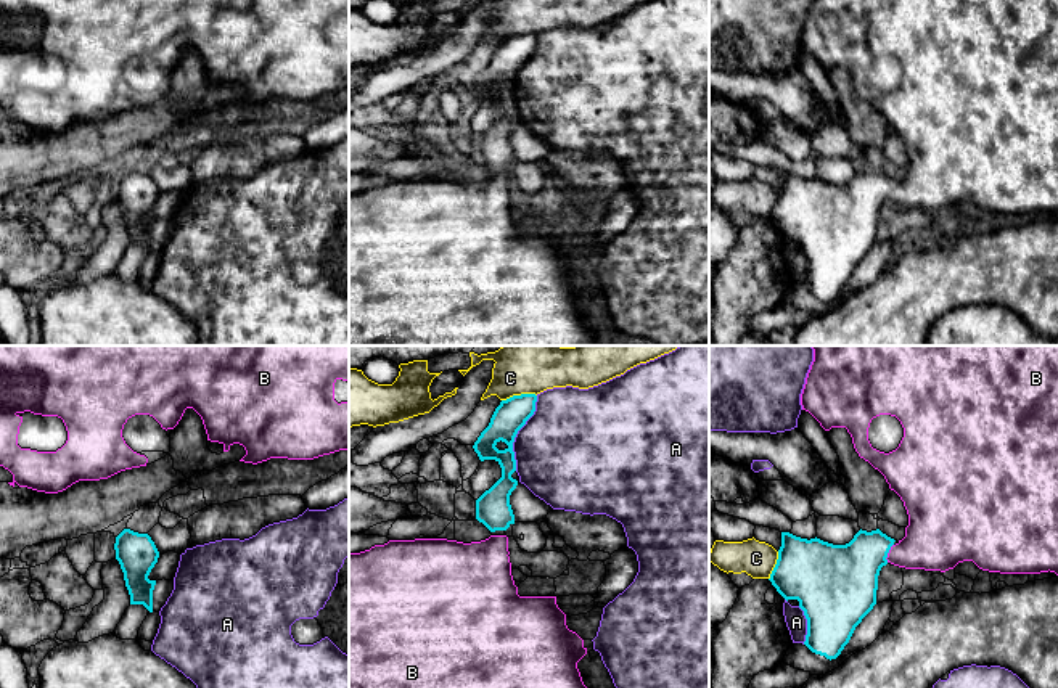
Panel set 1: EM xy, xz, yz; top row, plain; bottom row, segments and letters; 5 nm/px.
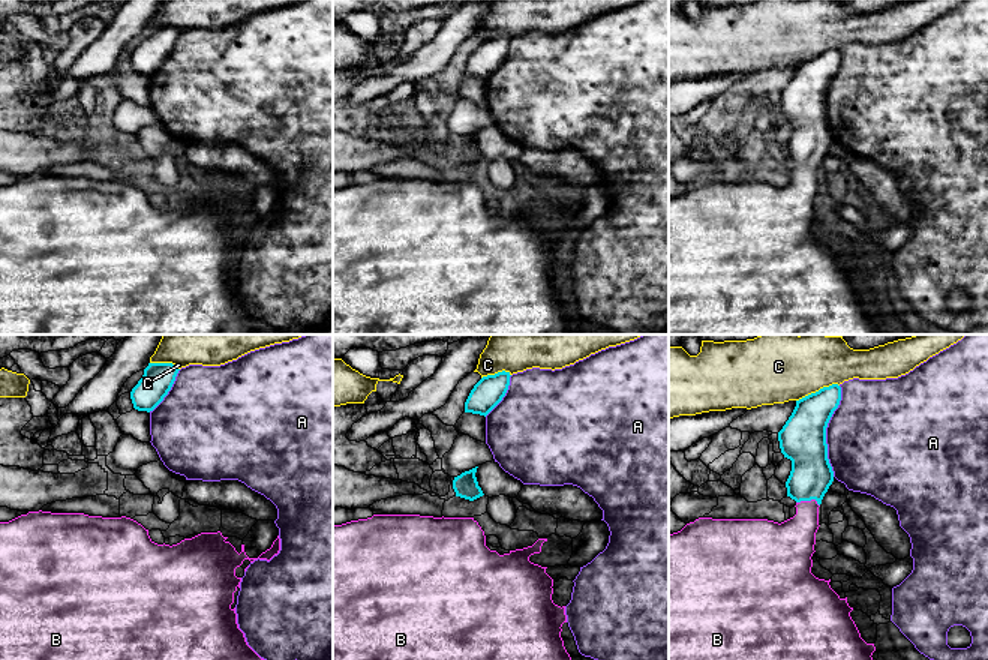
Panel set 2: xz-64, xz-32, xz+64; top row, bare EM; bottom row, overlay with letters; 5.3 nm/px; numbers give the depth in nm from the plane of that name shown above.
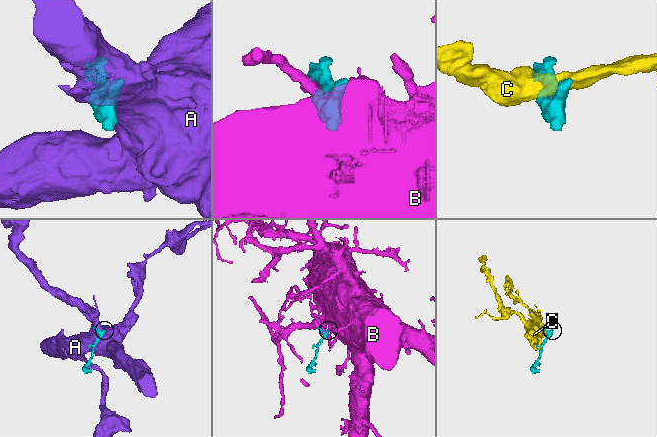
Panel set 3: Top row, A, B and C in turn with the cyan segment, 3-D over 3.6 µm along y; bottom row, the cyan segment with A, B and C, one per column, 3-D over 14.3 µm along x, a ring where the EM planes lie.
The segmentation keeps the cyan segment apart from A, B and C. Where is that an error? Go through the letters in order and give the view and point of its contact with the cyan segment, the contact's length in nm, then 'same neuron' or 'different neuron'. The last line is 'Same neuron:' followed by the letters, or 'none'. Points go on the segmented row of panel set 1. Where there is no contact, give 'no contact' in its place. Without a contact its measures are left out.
A: contact xz (516, 433); length 400 nm; different neuron
B: contact yz (888, 552); length 100 nm; same neuron
C: contact xz (518, 396); length 180 nm; different neuron
Same neuron: B

